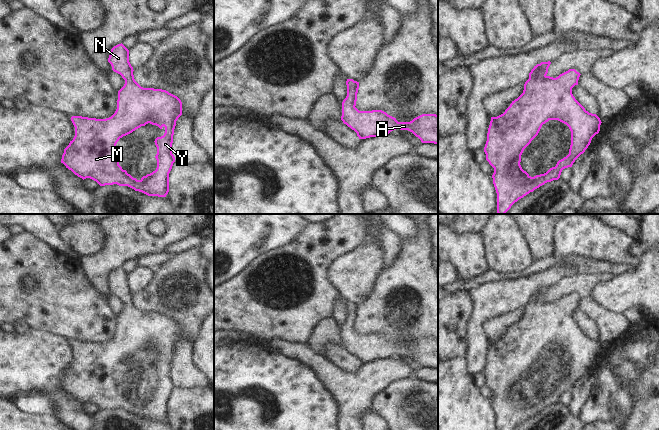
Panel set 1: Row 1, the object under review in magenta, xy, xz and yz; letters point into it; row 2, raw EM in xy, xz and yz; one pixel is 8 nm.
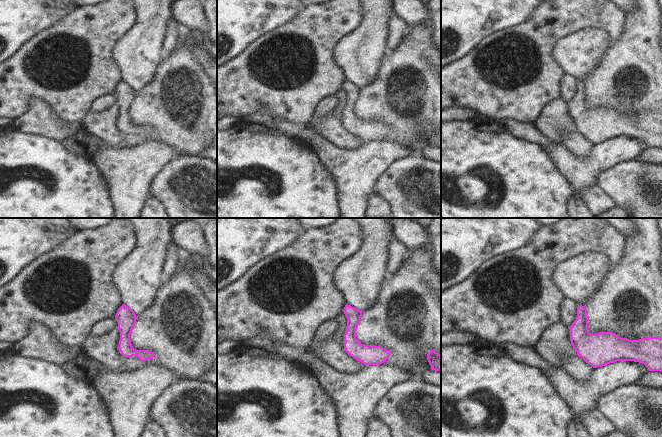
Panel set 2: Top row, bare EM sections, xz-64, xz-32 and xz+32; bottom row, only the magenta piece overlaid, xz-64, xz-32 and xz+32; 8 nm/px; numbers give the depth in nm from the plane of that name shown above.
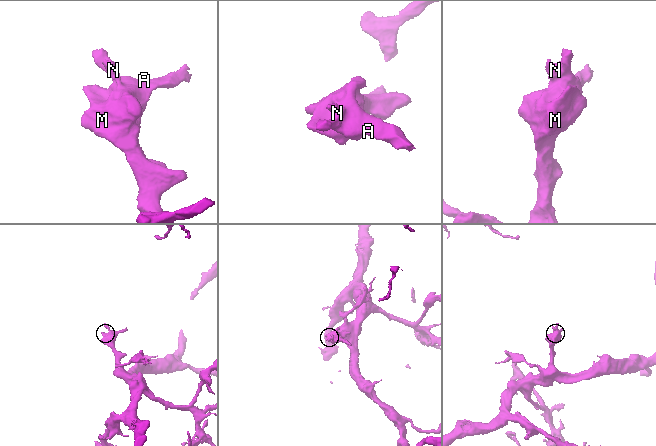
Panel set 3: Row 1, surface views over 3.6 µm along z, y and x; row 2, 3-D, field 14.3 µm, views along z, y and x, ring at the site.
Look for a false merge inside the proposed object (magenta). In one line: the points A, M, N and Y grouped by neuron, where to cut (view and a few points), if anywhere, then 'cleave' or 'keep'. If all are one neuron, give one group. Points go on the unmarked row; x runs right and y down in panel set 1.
groups A M N Y; cut none; keep

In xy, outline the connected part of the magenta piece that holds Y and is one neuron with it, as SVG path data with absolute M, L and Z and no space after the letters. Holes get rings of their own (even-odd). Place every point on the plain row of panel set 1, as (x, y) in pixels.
M122 267L111 273L108 286L111 288L112 294L125 304L124 310L118 315L117 333L111 341L106 343L72 340L75 360L64 373L61 387L83 404L90 402L100 410L117 408L128 410L148 420L166 421L169 416L169 397L175 386L171 372L174 353L176 345L182 339L182 326L177 320L166 314L141 311L134 303L134 294L129 286L129 274ZM148 347L156 349L160 353L164 350L165 357L154 365L157 371L156 394L137 404L119 389L119 383L115 377L116 368L123 360Z

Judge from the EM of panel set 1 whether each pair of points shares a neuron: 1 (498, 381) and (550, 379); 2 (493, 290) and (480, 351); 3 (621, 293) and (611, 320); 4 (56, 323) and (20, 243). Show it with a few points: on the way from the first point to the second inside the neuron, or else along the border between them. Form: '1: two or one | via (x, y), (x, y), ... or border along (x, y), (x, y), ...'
1: one | via (511, 380), (537, 379)
2: one | via (488, 305), (479, 321), (479, 336)
3: two | border along (593, 302), (613, 313), (623, 314)
4: one | via (56, 303), (56, 281), (38, 263)

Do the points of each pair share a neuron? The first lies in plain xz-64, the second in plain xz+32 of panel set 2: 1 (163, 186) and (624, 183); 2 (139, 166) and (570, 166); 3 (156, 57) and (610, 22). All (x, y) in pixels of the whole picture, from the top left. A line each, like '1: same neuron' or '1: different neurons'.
1: same neuron
2: same neuron
3: different neurons

